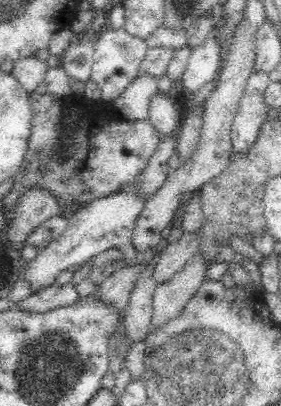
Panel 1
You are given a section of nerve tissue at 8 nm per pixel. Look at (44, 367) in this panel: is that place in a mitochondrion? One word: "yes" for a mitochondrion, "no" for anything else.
yes

